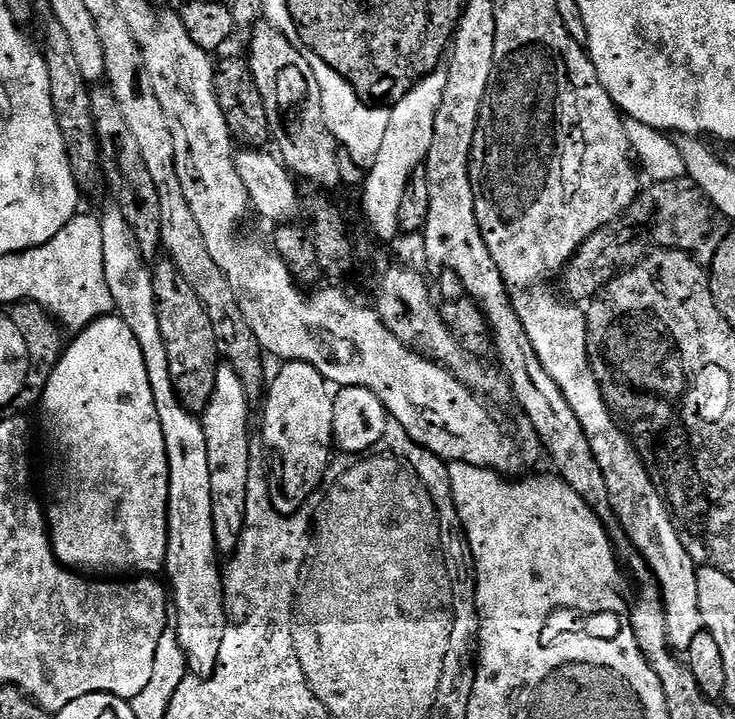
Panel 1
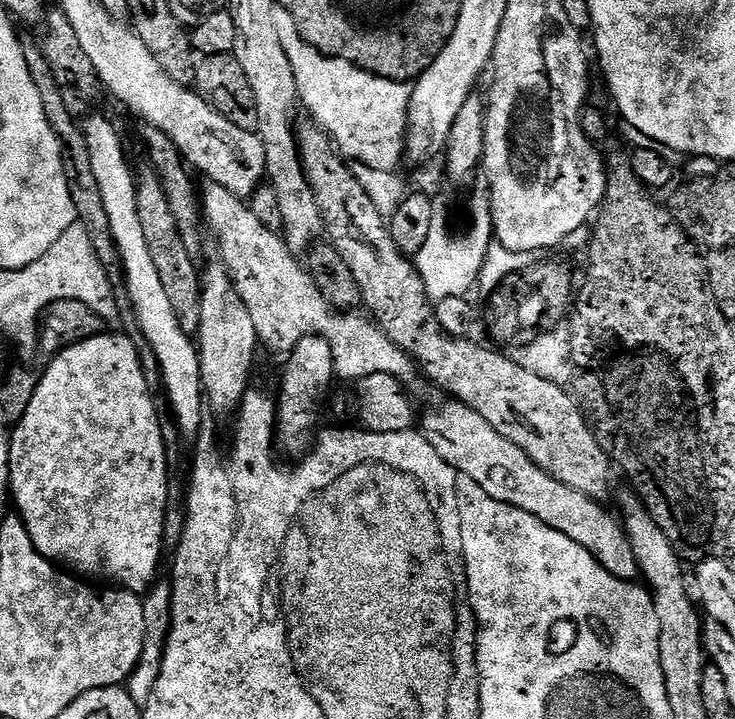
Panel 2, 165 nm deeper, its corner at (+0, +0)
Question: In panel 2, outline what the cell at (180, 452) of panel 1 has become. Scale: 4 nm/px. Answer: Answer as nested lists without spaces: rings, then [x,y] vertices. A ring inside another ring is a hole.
[[[102,116],[90,117],[88,125],[85,123],[82,129],[89,146],[94,177],[98,180],[106,216],[109,218],[110,234],[113,235],[121,255],[125,285],[129,290],[129,302],[137,316],[142,334],[158,358],[163,391],[166,397],[168,396],[169,406],[172,407],[171,415],[177,423],[181,420],[192,420],[192,416],[196,416],[196,391],[202,388],[200,353],[193,337],[180,328],[178,318],[174,314],[174,306],[170,306],[170,298],[166,298],[166,290],[158,279],[158,270],[154,270],[150,250],[146,247],[146,238],[142,238],[142,224],[138,222],[136,206],[136,183],[134,174],[132,176],[128,170],[128,162],[124,158],[124,144],[111,122]]]

